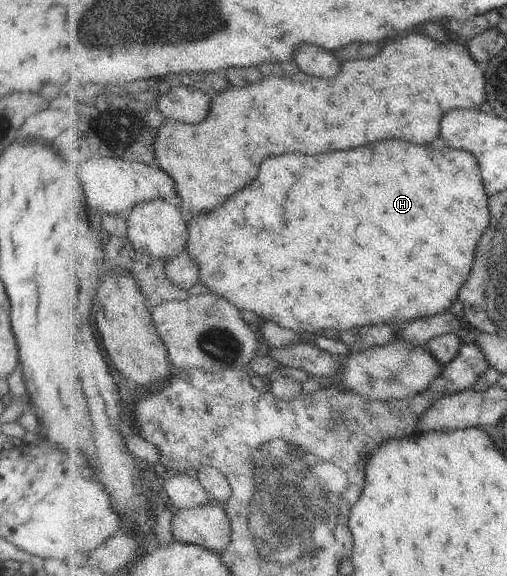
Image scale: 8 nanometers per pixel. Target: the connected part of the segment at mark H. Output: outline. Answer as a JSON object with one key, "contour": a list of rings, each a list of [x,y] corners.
{"contour":[[[439,139],[431,145],[415,145],[411,141],[381,141],[379,145],[369,145],[351,151],[339,151],[331,155],[283,155],[273,157],[263,163],[259,179],[247,187],[243,193],[235,195],[227,205],[221,205],[215,213],[203,217],[191,216],[190,243],[188,252],[201,267],[201,283],[209,287],[213,294],[221,295],[238,305],[239,309],[251,309],[264,320],[278,323],[306,335],[318,335],[325,329],[341,329],[348,332],[365,325],[385,325],[391,323],[406,326],[412,321],[423,317],[431,317],[452,309],[455,301],[460,299],[460,293],[474,272],[479,244],[483,235],[491,225],[491,196],[485,187],[486,181],[482,165],[474,153],[464,149],[447,147],[445,139]]]}

